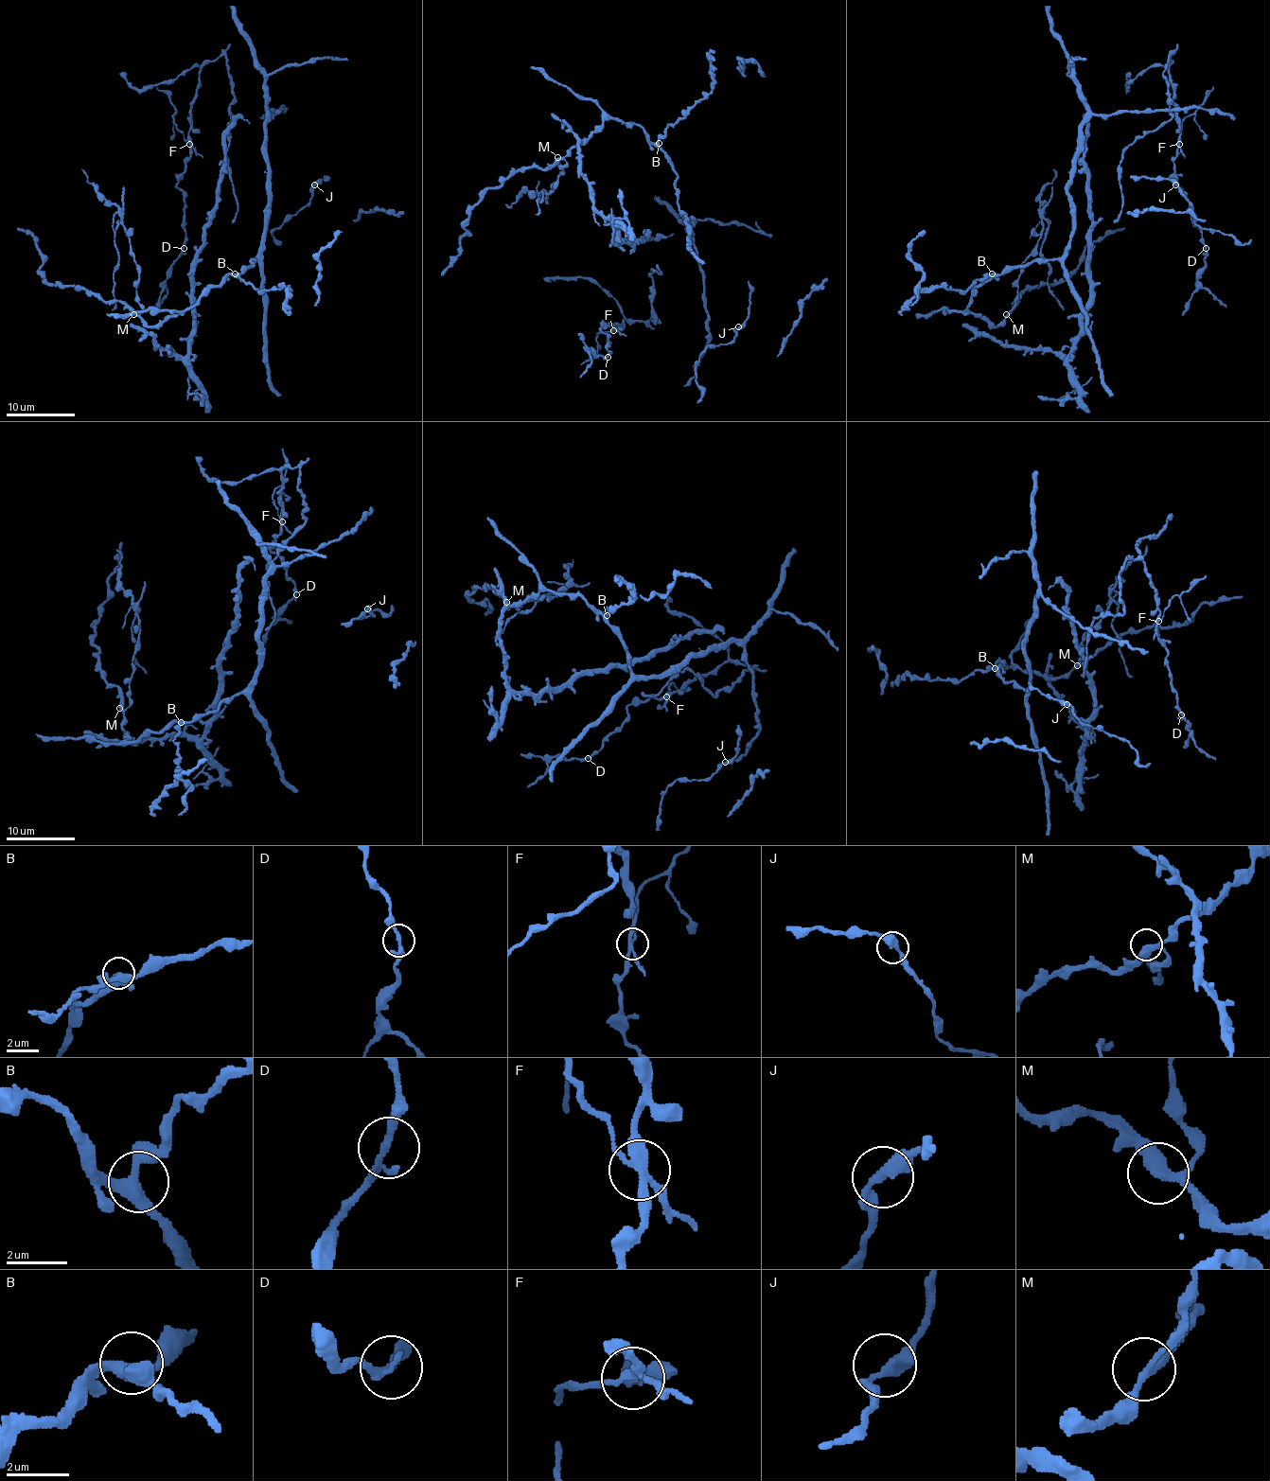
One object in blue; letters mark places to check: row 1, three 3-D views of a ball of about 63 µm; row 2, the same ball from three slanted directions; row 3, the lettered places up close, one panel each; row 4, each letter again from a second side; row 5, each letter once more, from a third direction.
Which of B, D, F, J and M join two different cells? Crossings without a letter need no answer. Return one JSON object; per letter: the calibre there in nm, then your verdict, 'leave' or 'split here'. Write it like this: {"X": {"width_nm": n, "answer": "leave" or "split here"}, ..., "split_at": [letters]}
{"B": {"width_nm": 360, "answer": "leave"}, "D": {"width_nm": 180, "answer": "leave"}, "F": {"width_nm": 240, "answer": "split here"}, "J": {"width_nm": 380, "answer": "leave"}, "M": {"width_nm": 300, "answer": "leave"}, "split_at": ["F"]}

